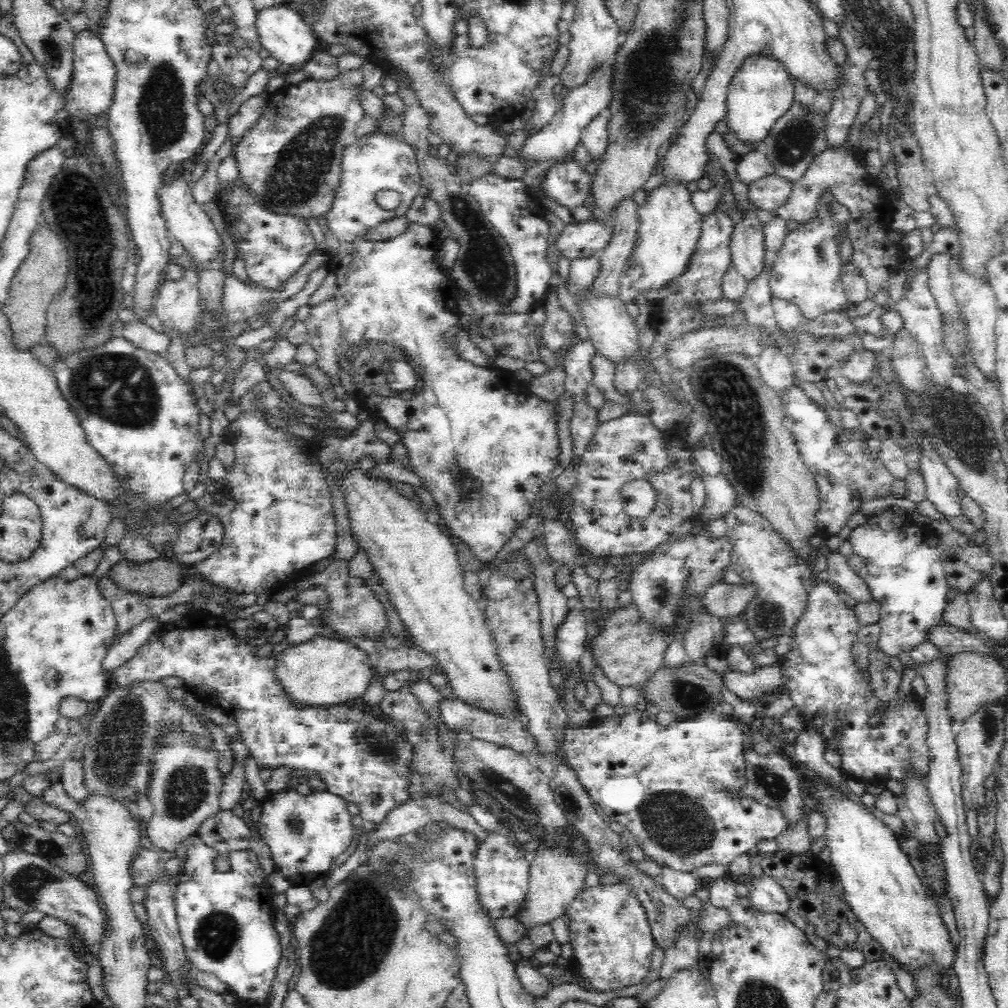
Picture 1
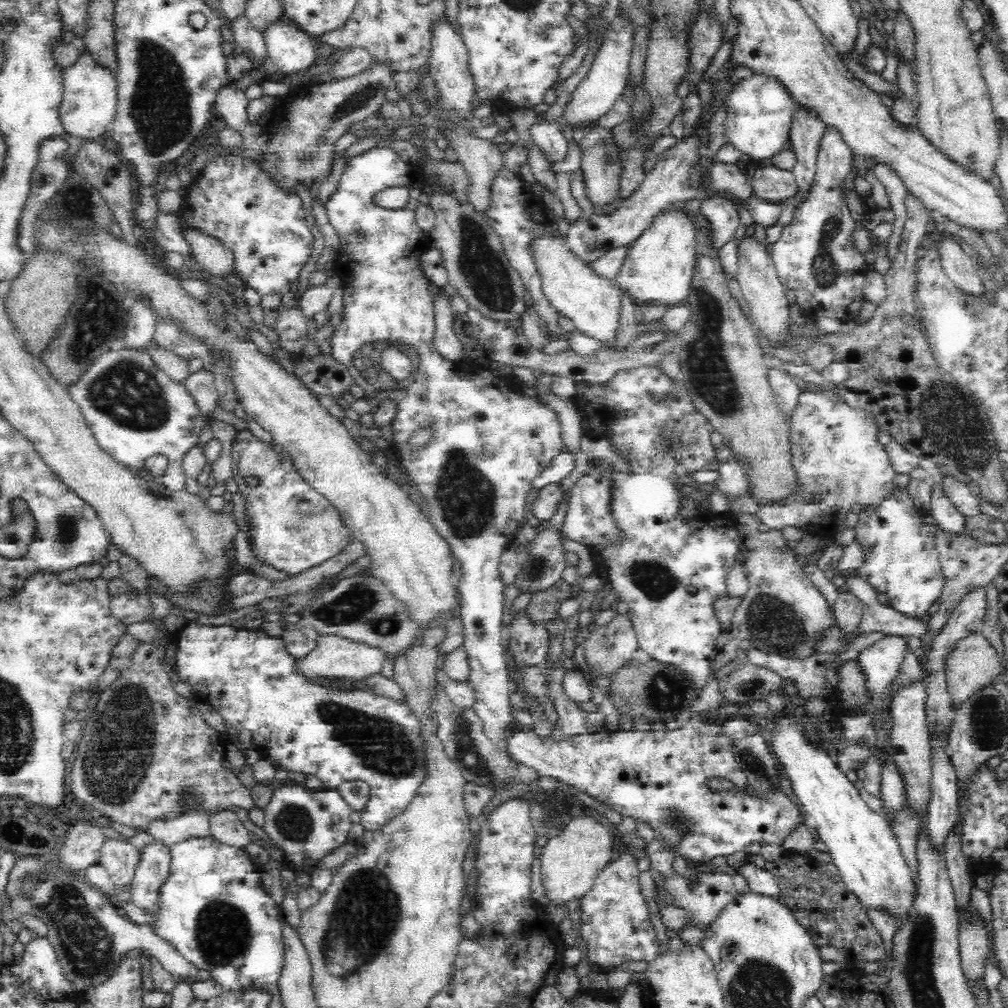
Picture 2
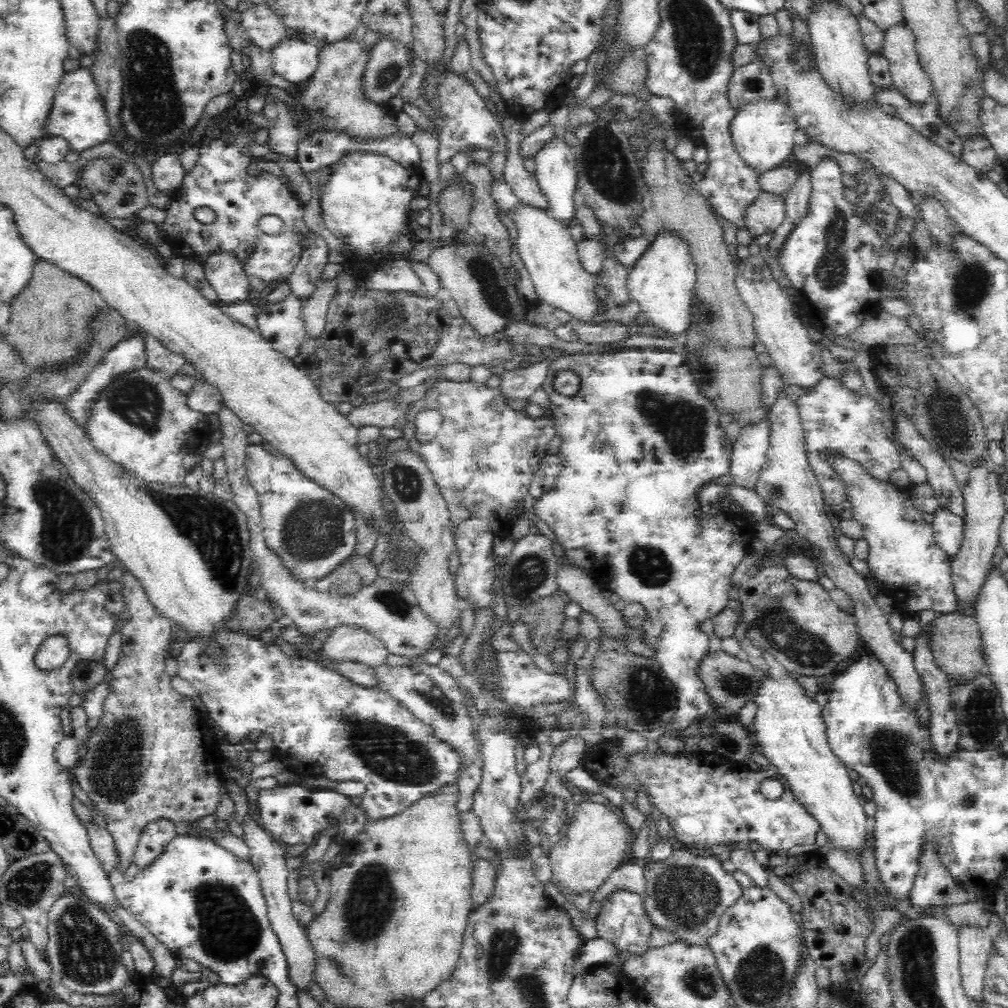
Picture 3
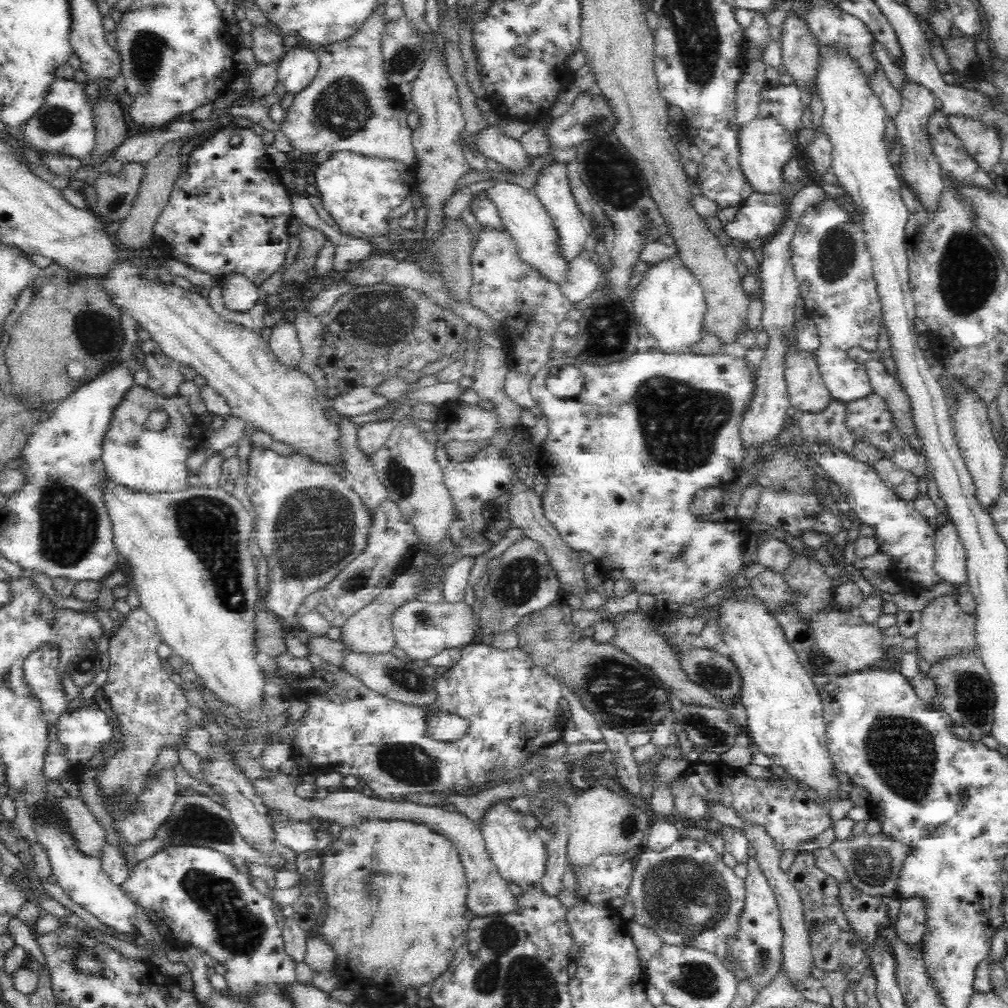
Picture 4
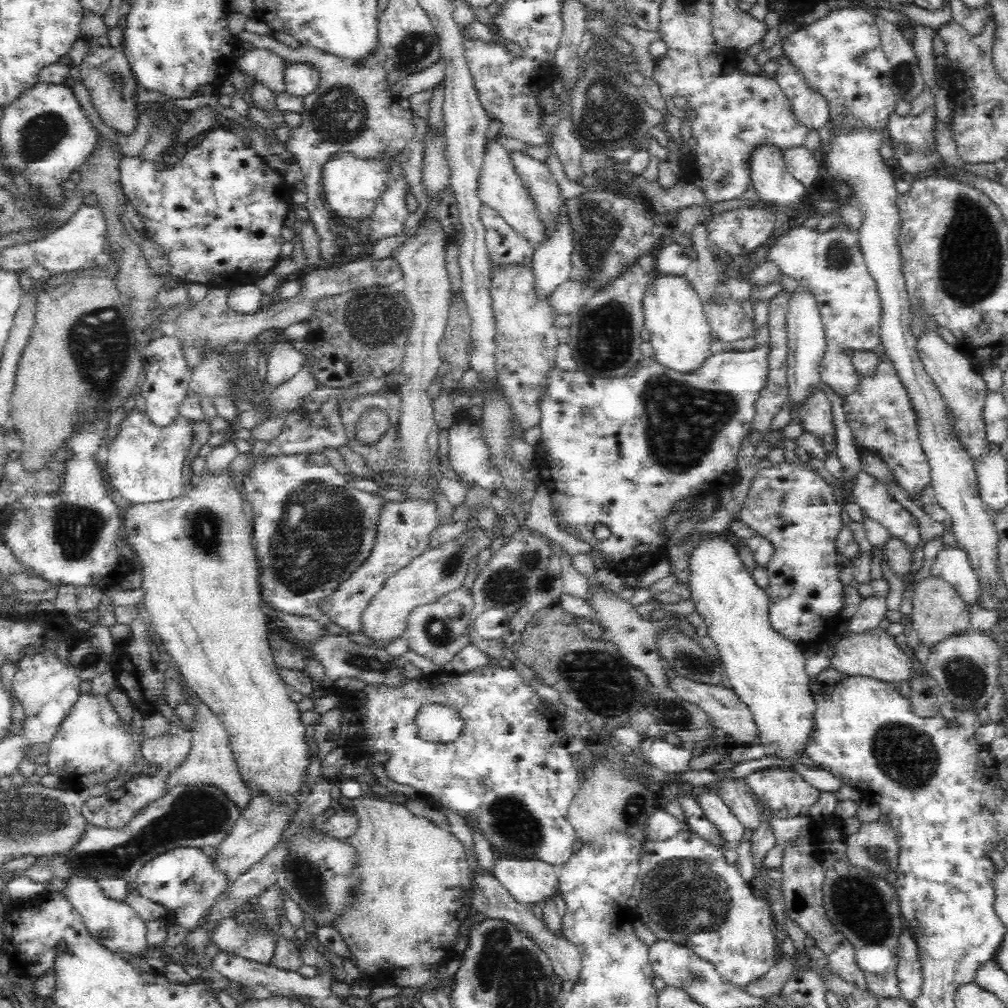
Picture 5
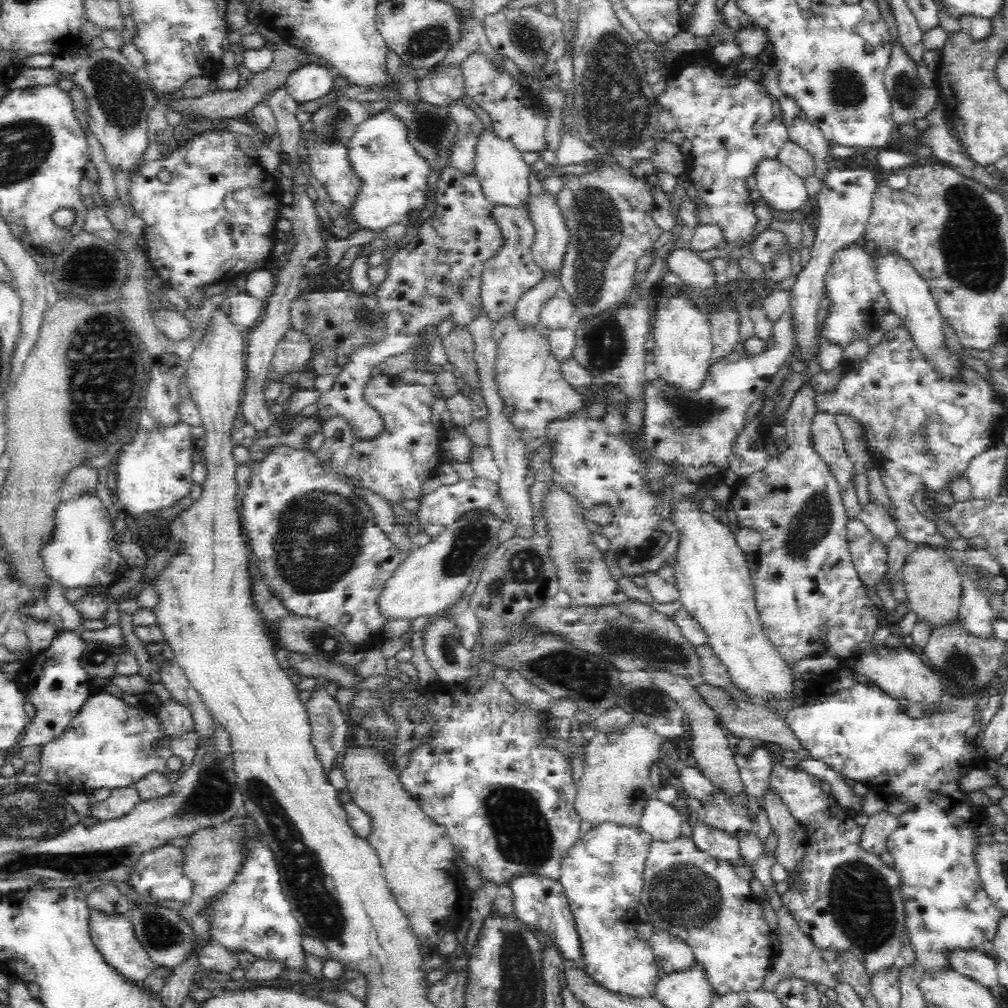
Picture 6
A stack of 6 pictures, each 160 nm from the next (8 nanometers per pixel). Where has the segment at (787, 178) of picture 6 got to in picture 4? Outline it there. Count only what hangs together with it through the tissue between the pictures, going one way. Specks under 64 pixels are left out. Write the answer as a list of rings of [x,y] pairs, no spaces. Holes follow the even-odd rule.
[[[757,118],[743,124],[740,134],[738,134],[738,144],[740,147],[739,163],[746,177],[755,192],[765,194],[766,196],[776,196],[786,190],[786,179],[784,179],[783,168],[788,159],[794,152],[792,149],[796,146],[792,138],[796,134],[787,132],[777,122],[771,118]]]

